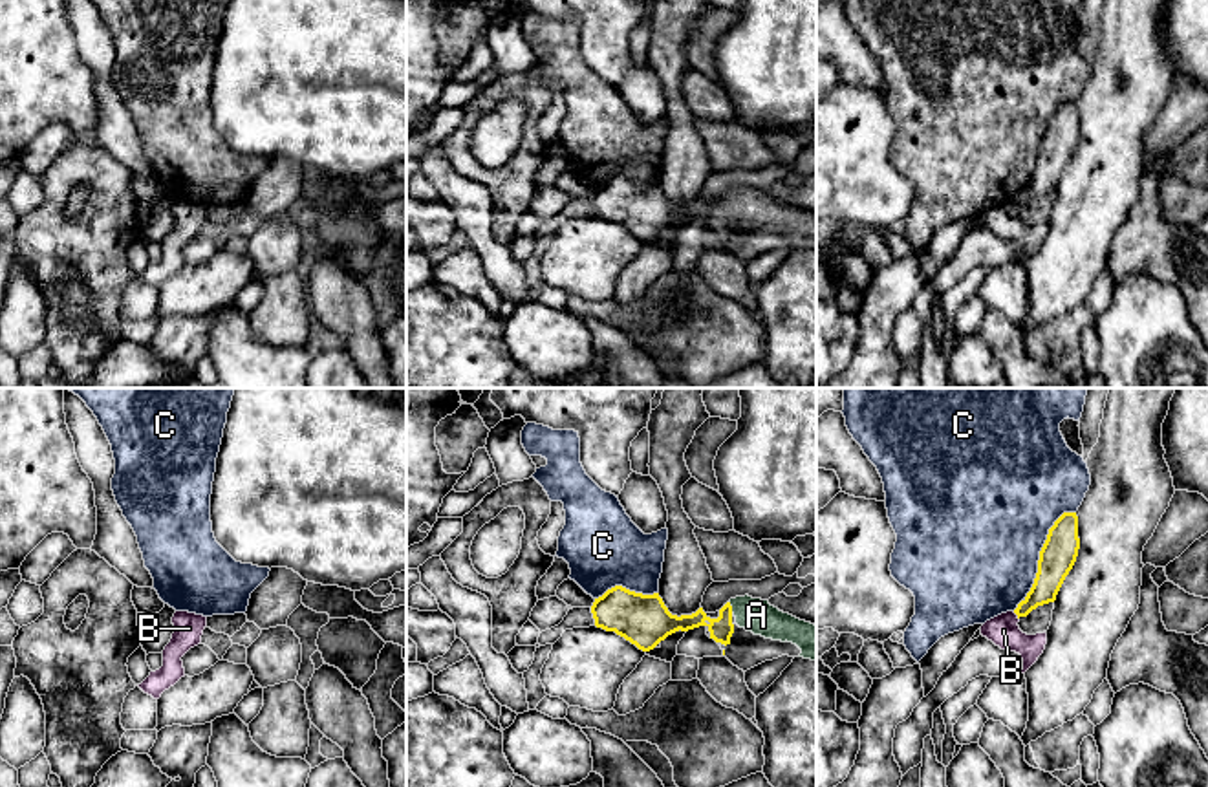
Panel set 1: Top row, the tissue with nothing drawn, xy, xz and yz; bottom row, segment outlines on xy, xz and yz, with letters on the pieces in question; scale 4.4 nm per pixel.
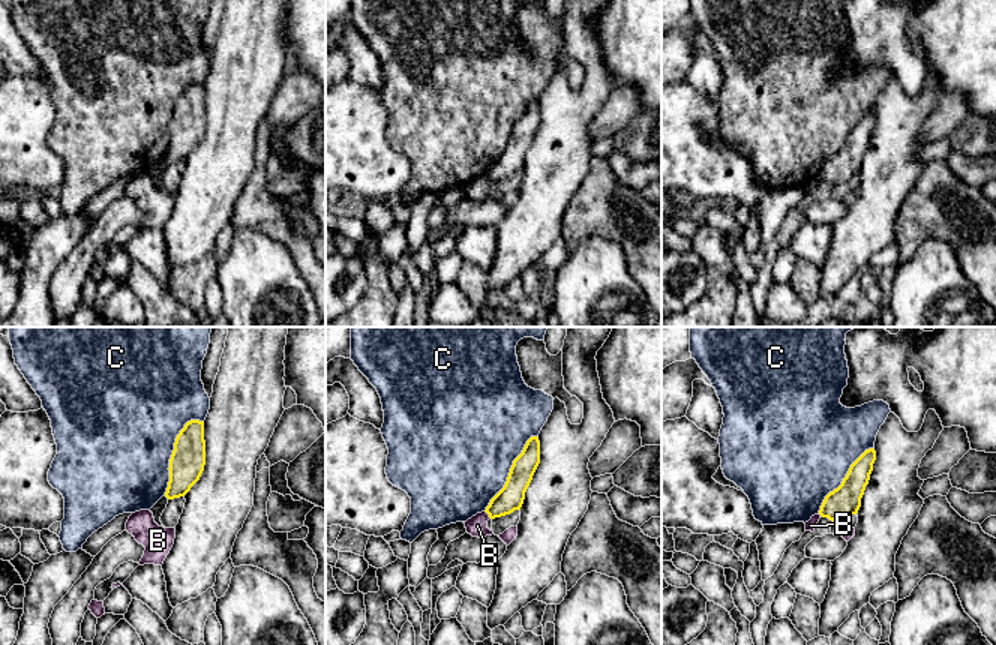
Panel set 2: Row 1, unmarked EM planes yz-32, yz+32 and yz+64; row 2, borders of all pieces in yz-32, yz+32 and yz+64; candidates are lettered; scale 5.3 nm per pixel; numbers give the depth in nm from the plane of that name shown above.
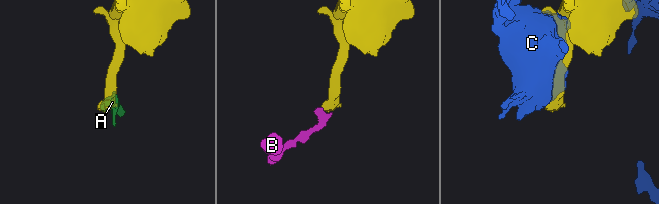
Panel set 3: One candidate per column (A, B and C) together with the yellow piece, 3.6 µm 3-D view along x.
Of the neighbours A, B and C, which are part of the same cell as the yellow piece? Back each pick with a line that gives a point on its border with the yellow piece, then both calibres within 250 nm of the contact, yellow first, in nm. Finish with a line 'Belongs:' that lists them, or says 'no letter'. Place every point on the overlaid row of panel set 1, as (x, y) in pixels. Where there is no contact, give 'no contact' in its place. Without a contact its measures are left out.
A: meets yellow in xz at (731, 606); 110 nm thick on the yellow side, 150 nm on the other
Belongs: A

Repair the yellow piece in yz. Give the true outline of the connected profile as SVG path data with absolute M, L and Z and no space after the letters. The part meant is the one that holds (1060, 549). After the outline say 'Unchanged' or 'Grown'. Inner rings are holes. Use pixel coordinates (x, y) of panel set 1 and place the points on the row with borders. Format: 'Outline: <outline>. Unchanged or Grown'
Outline: M1063 512L1049 529L1030 591L1014 609L1018 619L1027 617L1038 606L1056 600L1065 577L1076 562L1078 549L1078 516L1076 512Z. Unchanged

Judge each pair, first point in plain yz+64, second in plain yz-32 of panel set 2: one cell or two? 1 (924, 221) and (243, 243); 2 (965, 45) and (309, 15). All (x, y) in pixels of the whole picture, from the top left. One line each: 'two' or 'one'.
1: two
2: one

